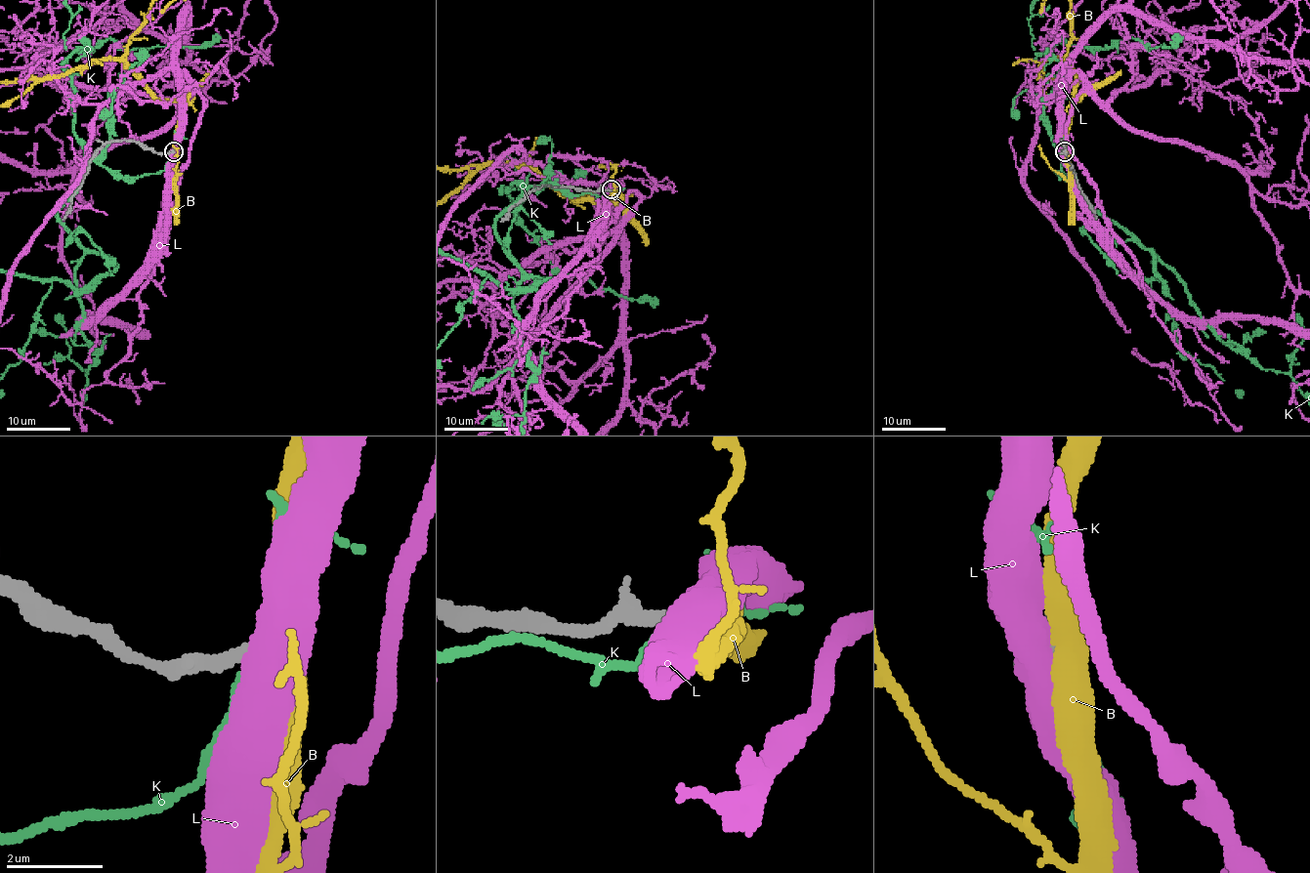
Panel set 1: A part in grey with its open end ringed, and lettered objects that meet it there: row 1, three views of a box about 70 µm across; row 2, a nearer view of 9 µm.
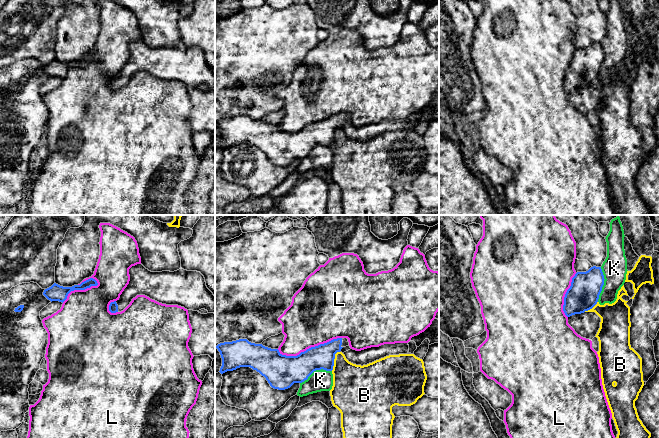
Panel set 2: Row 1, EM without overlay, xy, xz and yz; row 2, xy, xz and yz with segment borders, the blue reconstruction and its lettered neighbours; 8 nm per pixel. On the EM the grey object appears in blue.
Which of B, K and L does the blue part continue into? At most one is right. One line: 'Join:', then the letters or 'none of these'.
Join: none of these

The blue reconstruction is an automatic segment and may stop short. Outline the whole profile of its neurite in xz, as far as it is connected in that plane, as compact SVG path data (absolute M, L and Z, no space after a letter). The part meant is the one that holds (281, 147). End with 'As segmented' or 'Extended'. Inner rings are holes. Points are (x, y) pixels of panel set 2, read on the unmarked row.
M337 114L311 123L297 132L282 131L278 125L271 125L262 120L251 119L247 115L220 119L216 124L222 134L222 142L219 147L221 150L240 143L250 143L264 152L272 164L285 166L290 164L294 159L304 158L316 146L332 147L335 130L346 122L349 122L347 114Z. Extended

